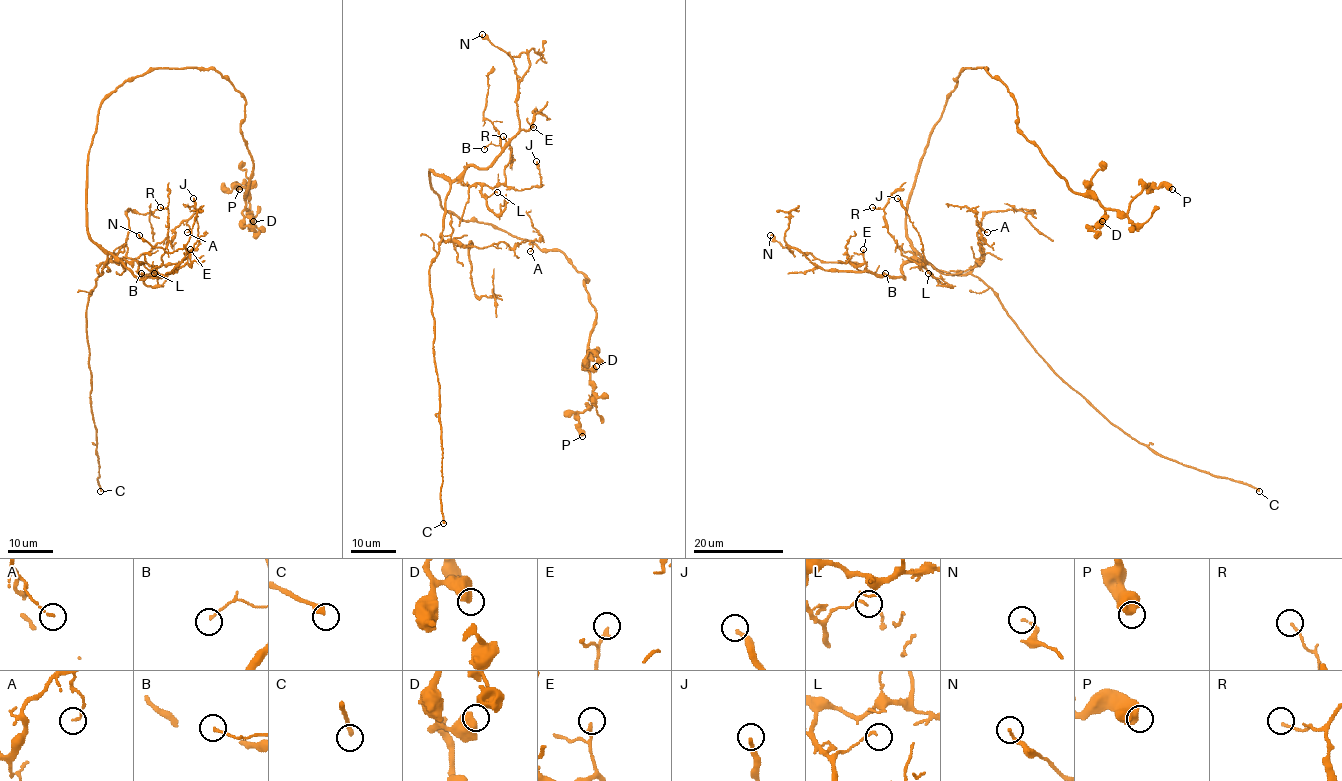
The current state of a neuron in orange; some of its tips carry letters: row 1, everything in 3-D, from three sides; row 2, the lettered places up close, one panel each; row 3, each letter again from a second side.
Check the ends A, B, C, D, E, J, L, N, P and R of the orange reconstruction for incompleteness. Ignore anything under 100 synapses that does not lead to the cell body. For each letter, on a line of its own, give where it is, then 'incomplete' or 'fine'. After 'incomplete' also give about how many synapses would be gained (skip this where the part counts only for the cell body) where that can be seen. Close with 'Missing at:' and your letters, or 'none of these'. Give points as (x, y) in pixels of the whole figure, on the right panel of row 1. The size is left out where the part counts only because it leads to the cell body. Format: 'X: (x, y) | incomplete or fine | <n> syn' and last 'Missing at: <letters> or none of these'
A: (987, 232) | fine
B: (885, 273) | fine
C: (1259, 491) | incomplete
D: (1102, 221) | fine
E: (863, 249) | fine
J: (897, 198) | fine
L: (928, 273) | fine
N: (770, 235) | fine
P: (1172, 189) | fine
R: (872, 207) | fine
Missing at: C

